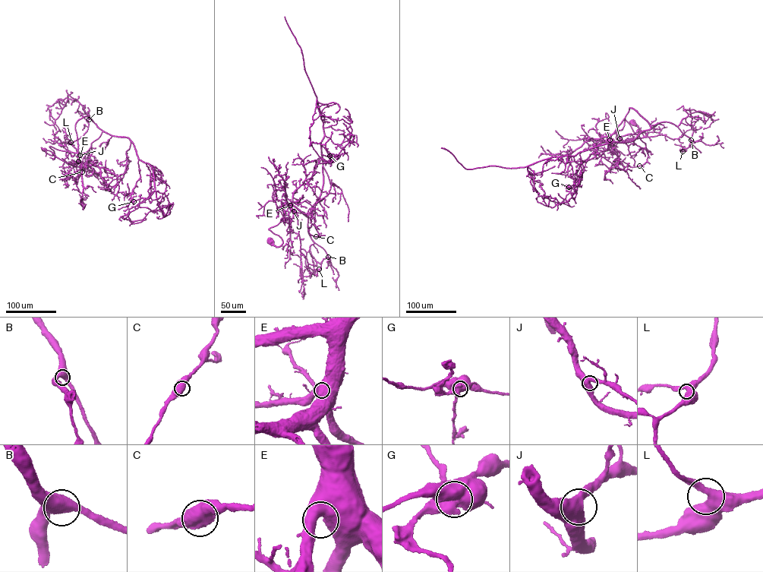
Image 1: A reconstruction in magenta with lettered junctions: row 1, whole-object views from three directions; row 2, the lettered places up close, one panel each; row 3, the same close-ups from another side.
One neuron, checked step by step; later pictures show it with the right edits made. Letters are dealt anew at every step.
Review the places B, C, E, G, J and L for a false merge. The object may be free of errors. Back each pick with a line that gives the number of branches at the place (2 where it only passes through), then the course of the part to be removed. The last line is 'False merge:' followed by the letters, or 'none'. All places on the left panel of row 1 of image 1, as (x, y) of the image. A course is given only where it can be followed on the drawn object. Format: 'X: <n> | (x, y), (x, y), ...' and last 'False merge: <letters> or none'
G: 3 | (133, 201), (127, 204), (131, 221), (158, 206), (166, 184), (158, 170)
False merge: G

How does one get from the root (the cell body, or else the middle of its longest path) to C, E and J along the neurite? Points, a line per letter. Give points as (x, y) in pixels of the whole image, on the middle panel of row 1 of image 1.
C: (272, 241), (282, 244), (269, 229), (282, 219), (285, 203), (310, 217), (313, 206), (316, 236)
E: (272, 241), (277, 247), (282, 244), (282, 238), (269, 229), (279, 222), (290, 205)
J: (272, 241), (277, 247), (282, 241), (269, 229), (279, 222), (288, 206), (294, 211)

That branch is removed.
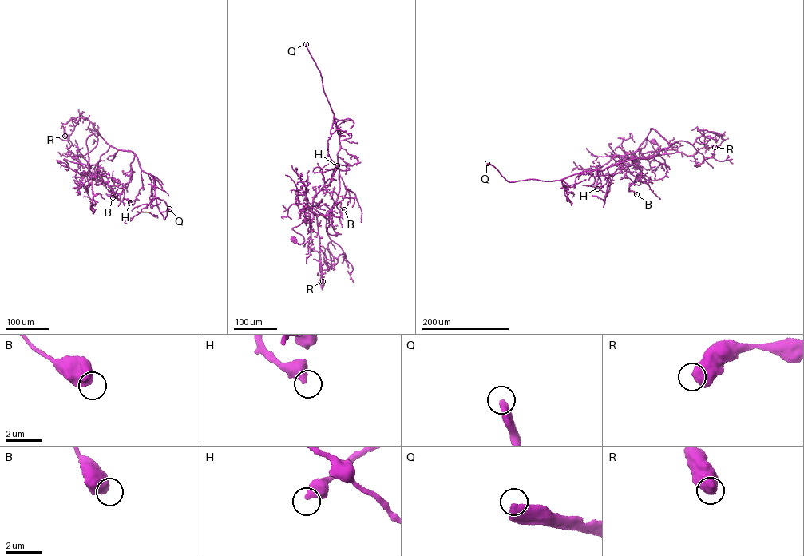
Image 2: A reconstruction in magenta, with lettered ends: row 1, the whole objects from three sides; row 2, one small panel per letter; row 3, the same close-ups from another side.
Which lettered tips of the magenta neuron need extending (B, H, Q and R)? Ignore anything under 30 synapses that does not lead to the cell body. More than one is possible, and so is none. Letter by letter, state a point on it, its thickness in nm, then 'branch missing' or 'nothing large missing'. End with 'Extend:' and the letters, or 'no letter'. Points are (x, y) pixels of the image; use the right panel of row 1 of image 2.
B: place (636, 194); calibre 700 nm; nothing large missing
H: place (597, 188); calibre 550 nm; nothing large missing
Q: place (487, 163); calibre 480 nm; branch missing
R: place (714, 147); calibre 750 nm; nothing large missing
Extend: Q

